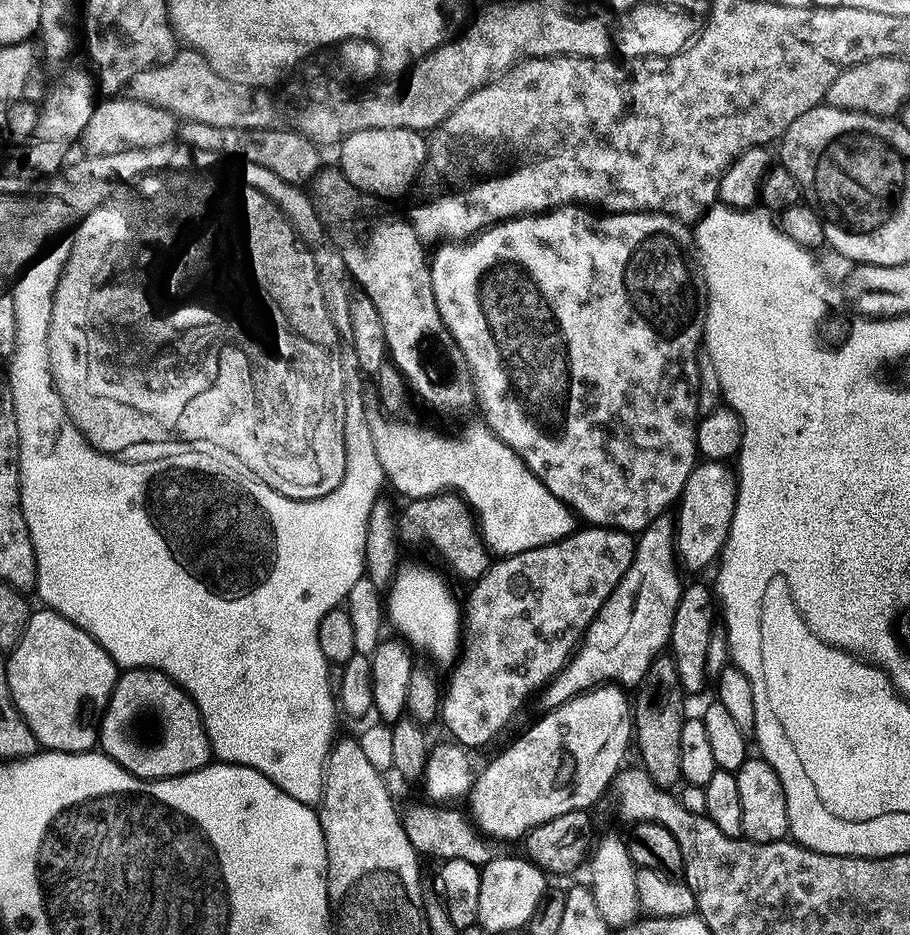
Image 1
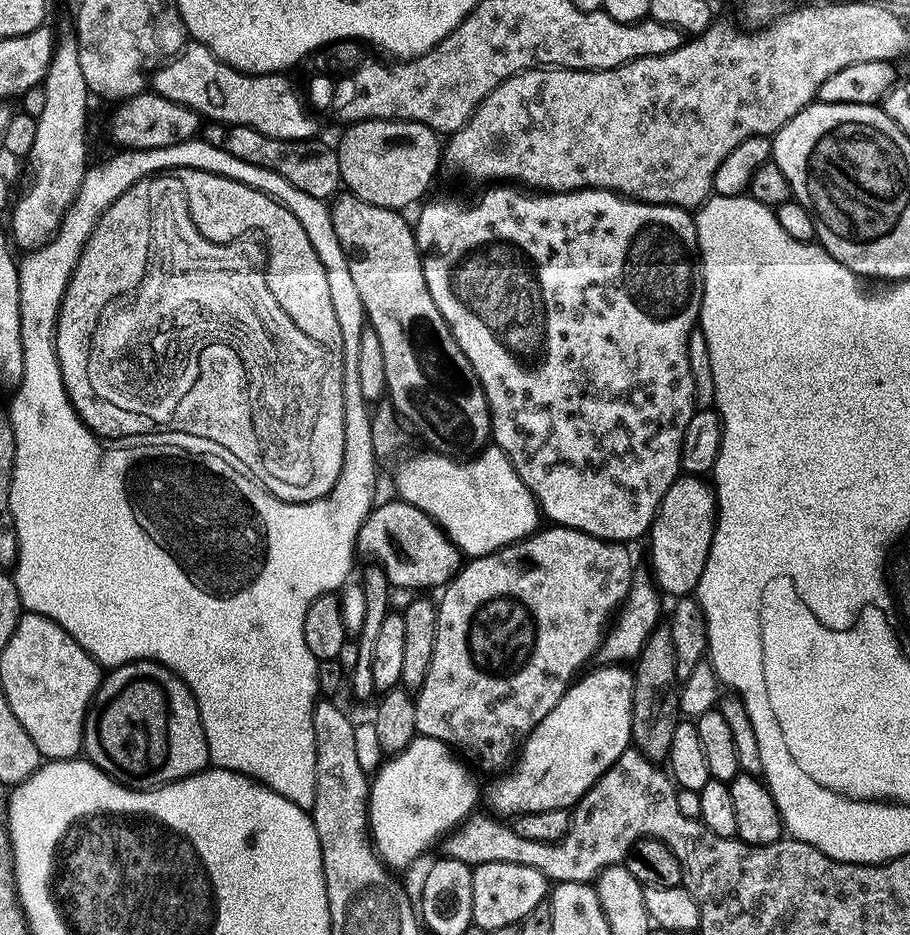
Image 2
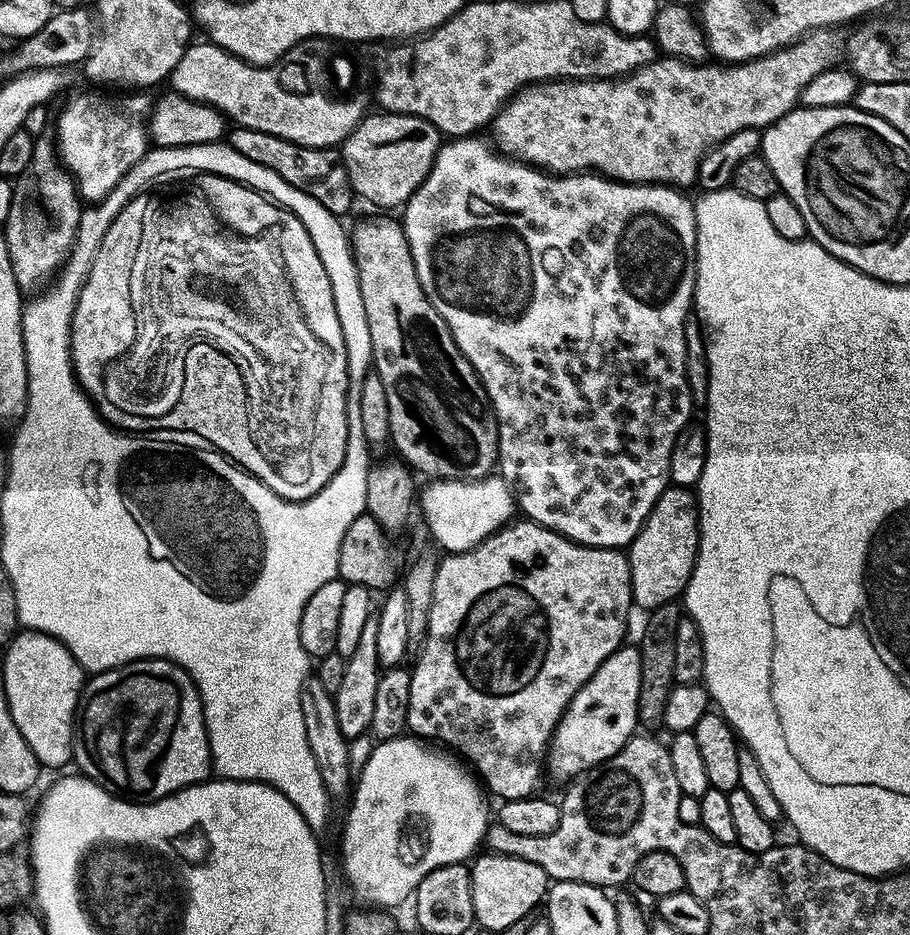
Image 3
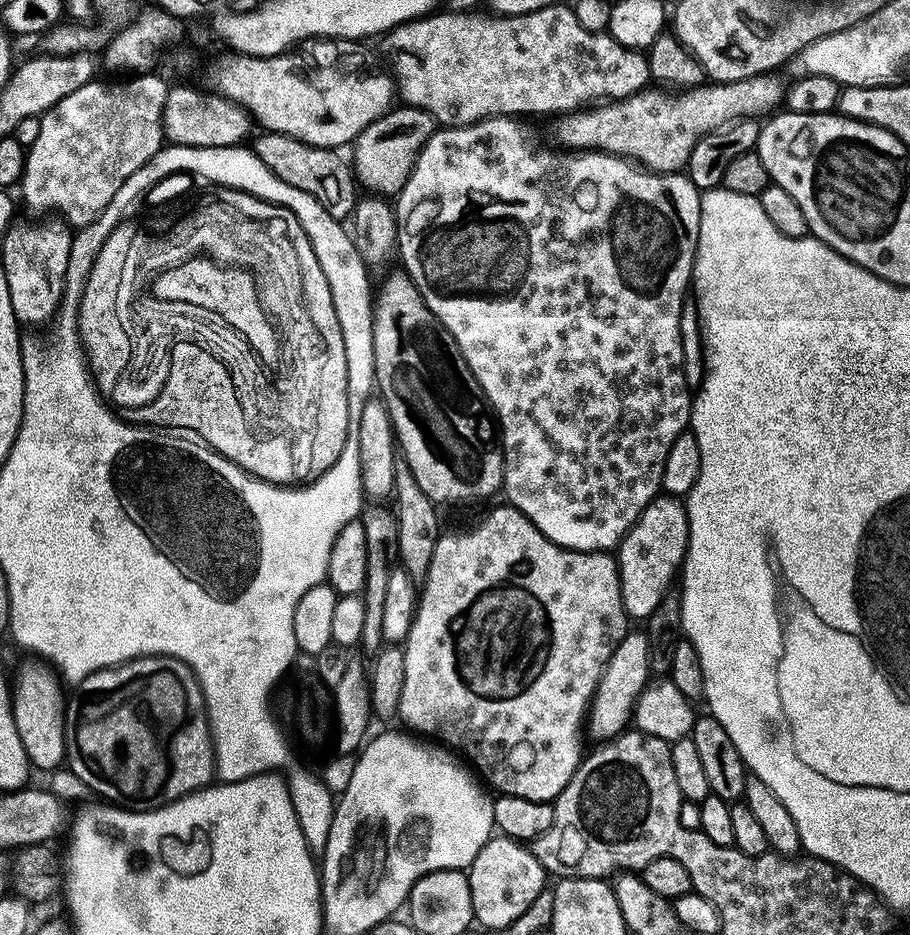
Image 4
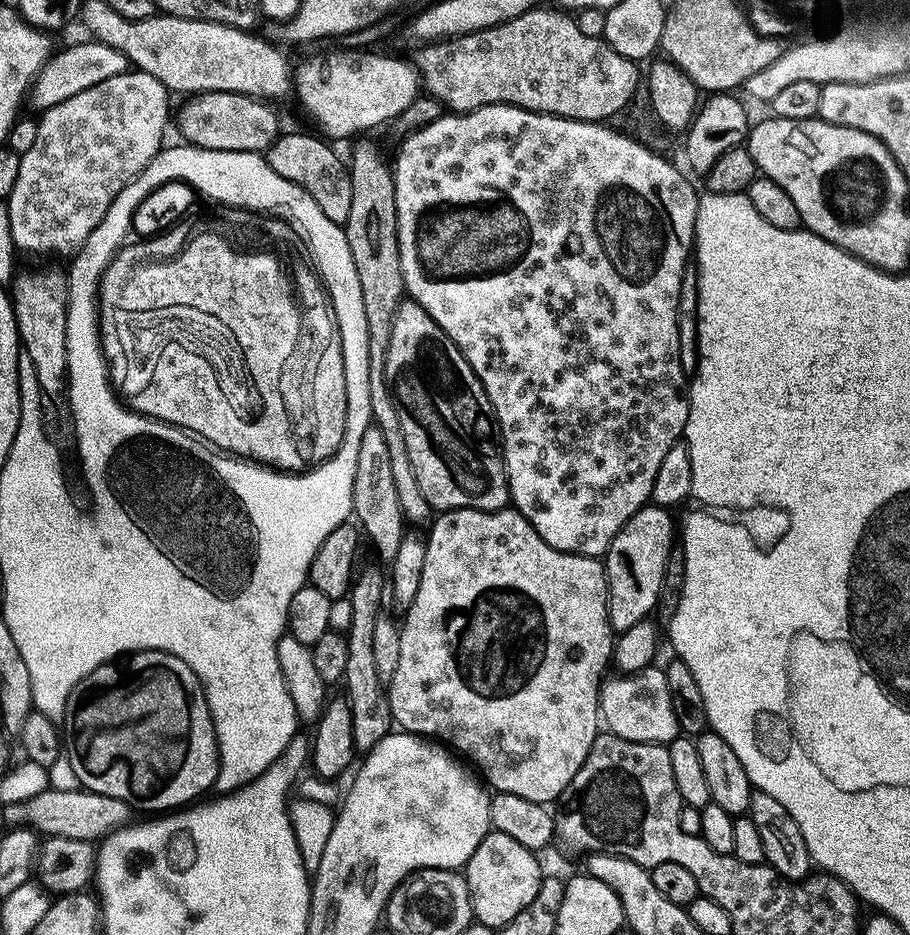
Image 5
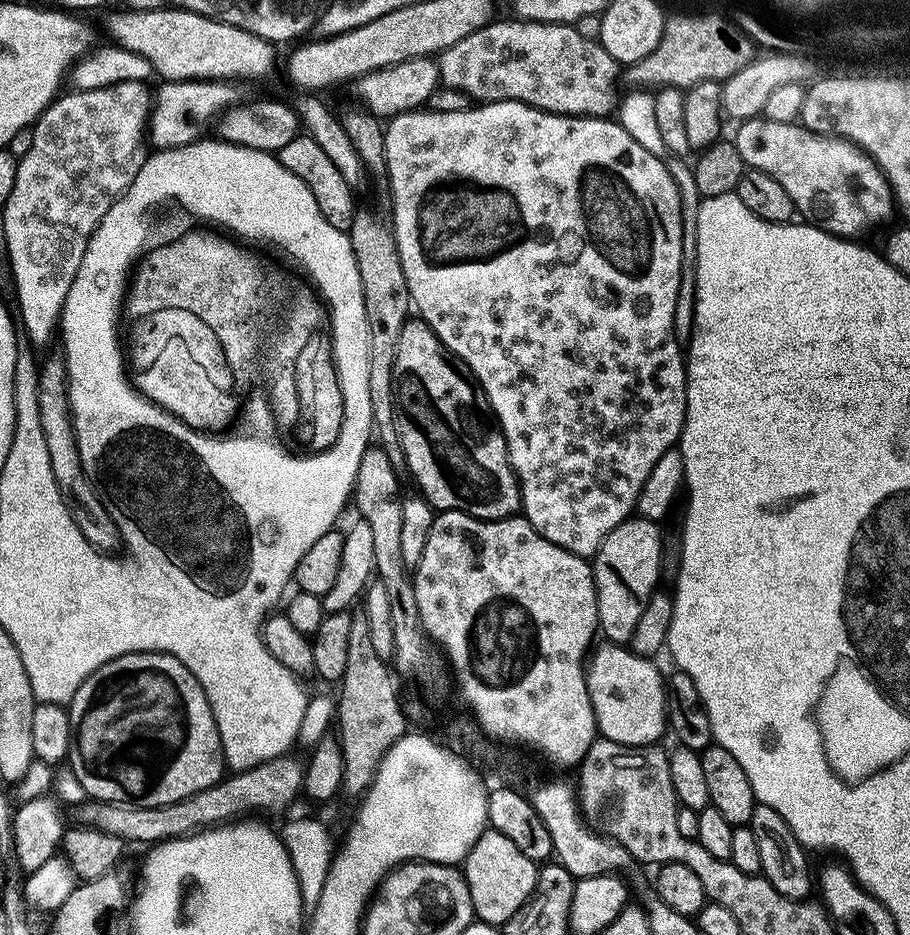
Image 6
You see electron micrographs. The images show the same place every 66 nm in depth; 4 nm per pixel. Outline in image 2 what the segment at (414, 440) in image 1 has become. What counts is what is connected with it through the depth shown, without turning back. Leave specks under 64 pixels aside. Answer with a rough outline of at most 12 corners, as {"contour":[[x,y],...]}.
{"contour":[[496,445],[474,462],[425,453],[397,497],[465,557],[539,531],[539,501]]}

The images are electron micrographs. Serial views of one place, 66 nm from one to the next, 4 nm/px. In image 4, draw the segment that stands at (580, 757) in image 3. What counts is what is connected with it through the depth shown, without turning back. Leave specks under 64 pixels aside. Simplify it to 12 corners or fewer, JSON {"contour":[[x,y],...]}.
{"contour":[[643,631],[614,650],[586,732],[607,742],[629,731],[653,675]]}

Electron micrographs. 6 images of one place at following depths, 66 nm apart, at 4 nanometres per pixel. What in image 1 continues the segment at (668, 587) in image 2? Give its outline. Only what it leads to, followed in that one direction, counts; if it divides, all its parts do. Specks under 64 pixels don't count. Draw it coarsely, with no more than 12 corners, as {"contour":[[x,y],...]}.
{"contour":[[700,462],[674,517],[679,563],[719,561],[736,513],[737,477]]}

